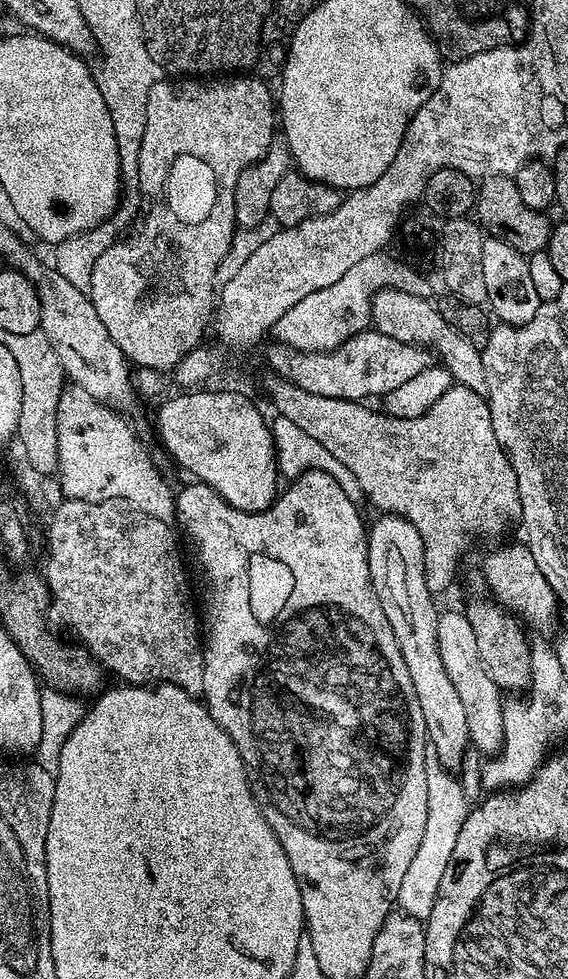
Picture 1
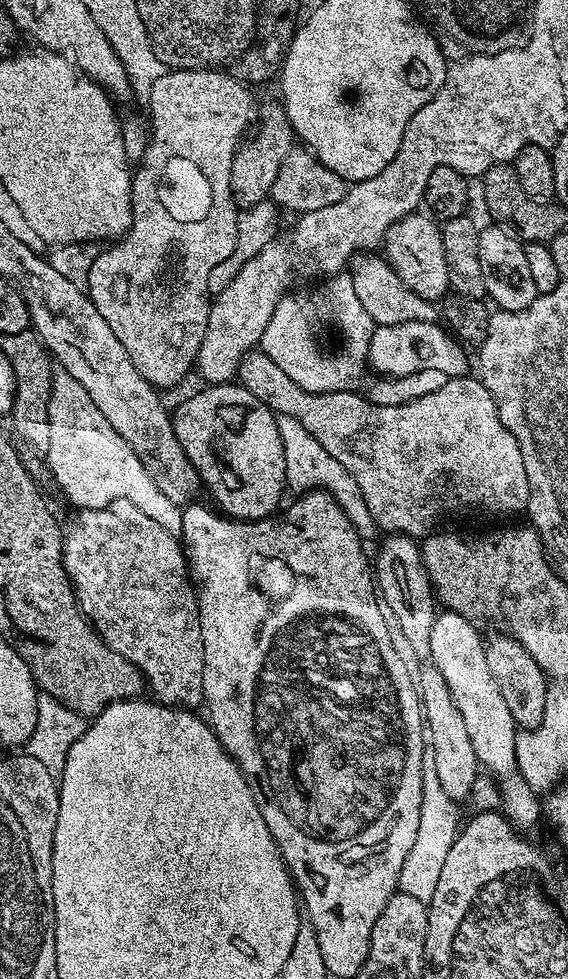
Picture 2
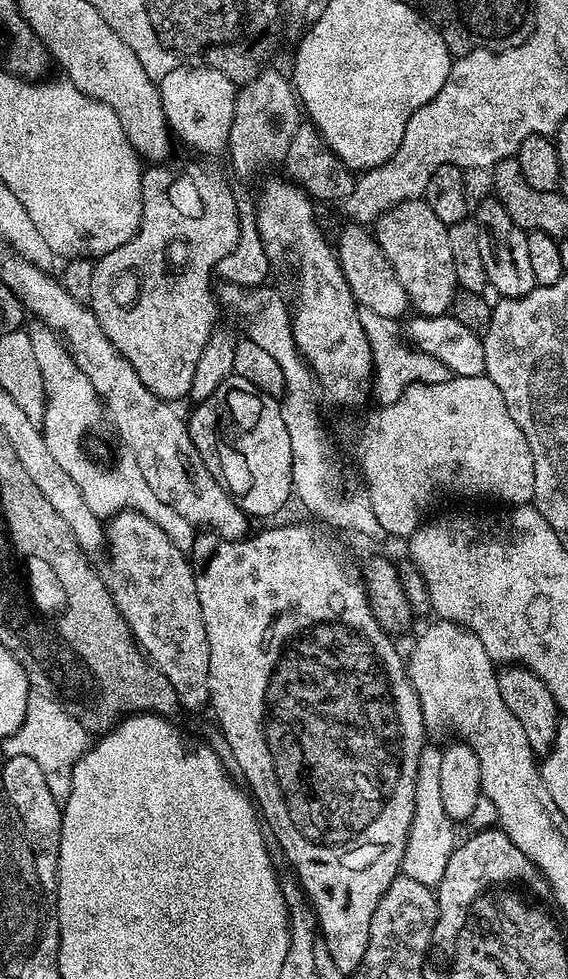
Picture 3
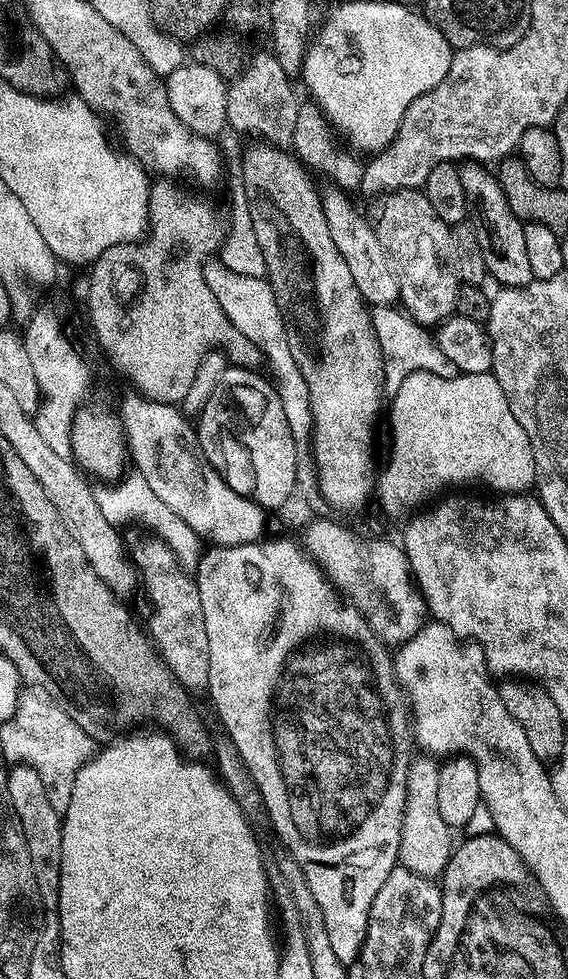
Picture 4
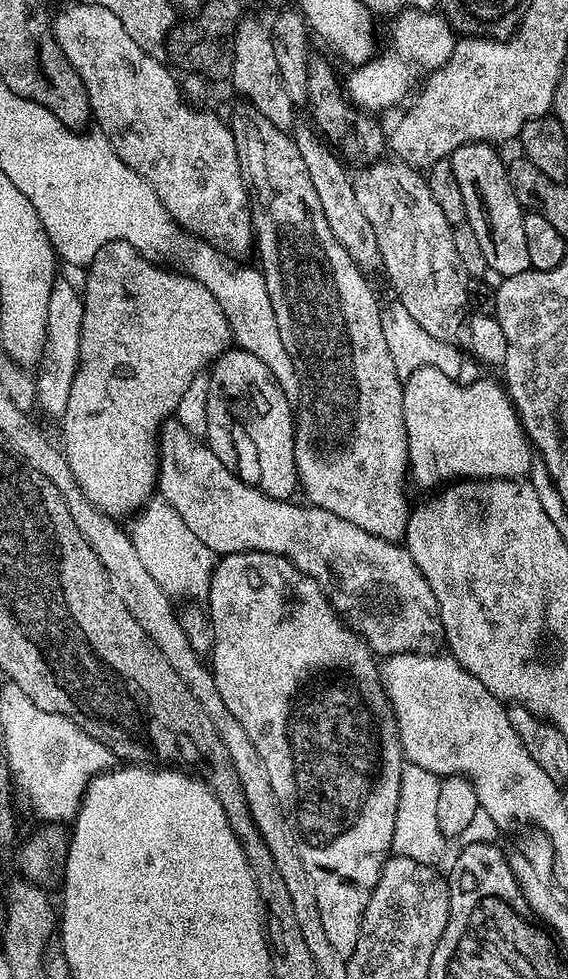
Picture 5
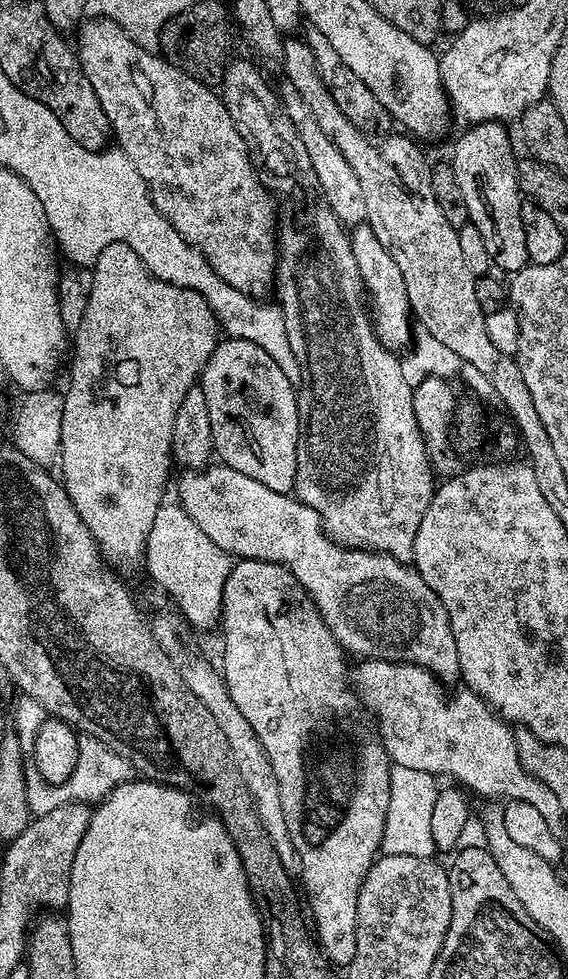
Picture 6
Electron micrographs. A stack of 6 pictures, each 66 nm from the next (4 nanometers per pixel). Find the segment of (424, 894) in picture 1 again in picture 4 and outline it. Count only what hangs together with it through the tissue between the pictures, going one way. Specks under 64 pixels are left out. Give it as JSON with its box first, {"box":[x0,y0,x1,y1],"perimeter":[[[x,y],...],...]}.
{"box":[398,754,454,878],"perimeter":[[[427,754],[417,755],[410,762],[406,778],[406,810],[402,818],[402,842],[398,846],[399,867],[419,876],[436,878],[443,873],[454,851],[453,829],[442,822],[438,810],[438,774],[440,764]]]}

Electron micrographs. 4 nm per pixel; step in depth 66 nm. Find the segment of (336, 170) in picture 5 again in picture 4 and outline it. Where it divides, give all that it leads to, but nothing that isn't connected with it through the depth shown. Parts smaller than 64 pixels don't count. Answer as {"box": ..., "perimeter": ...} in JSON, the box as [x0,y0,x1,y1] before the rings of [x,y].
{"box":[320,186,400,306],"perimeter":[[[328,186],[328,189],[320,192],[322,214],[326,214],[326,227],[330,230],[330,238],[334,238],[334,246],[338,246],[338,254],[342,254],[342,259],[346,261],[346,267],[354,277],[354,286],[358,286],[358,294],[362,294],[364,303],[369,306],[395,305],[399,301],[400,291],[386,250],[382,250],[382,242],[378,242],[373,221],[369,217],[367,220],[348,196],[351,195],[345,189],[335,186]]]}

